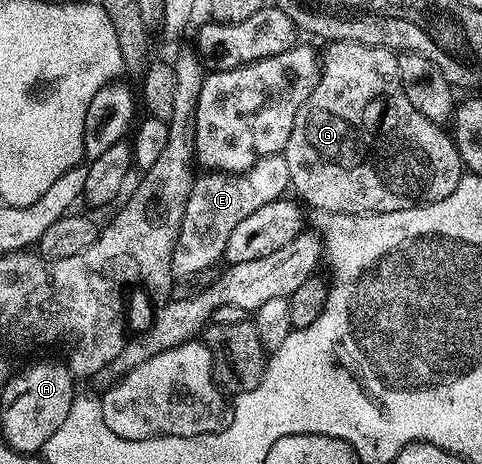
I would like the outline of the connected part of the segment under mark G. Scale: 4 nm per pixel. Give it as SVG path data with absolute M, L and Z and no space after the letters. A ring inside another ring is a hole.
M337 40L329 43L325 52L322 52L320 62L320 77L318 86L314 86L314 94L306 98L306 102L298 110L294 118L294 130L290 130L290 138L286 142L283 155L286 158L286 166L290 166L290 188L309 209L317 208L320 212L327 214L350 214L351 216L362 216L369 212L389 212L390 210L410 210L414 206L422 206L430 202L438 202L446 198L458 186L461 176L465 175L466 169L463 160L460 159L460 152L456 148L456 141L441 125L435 124L426 118L410 103L410 98L402 90L398 82L397 53L390 48L375 48L365 44L352 44L349 40Z

